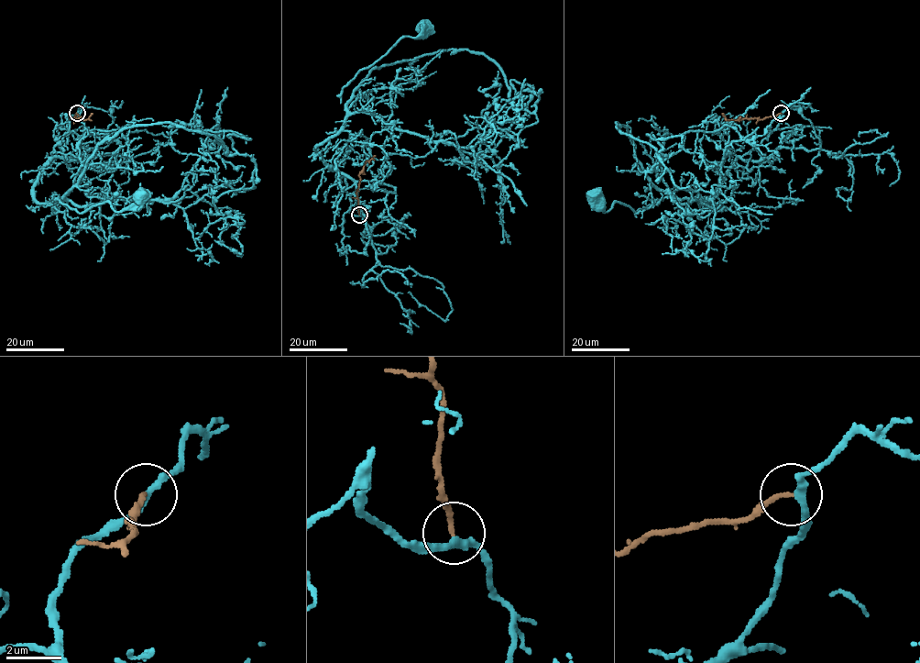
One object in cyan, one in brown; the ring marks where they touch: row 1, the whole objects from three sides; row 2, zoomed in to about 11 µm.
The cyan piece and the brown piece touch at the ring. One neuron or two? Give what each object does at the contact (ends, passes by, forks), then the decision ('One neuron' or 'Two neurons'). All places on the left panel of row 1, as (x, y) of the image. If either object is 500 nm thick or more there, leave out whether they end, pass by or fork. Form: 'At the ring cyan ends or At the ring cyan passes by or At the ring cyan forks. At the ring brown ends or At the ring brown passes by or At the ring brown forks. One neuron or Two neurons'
At the ring cyan passes by. At the ring brown ends. One neuron

